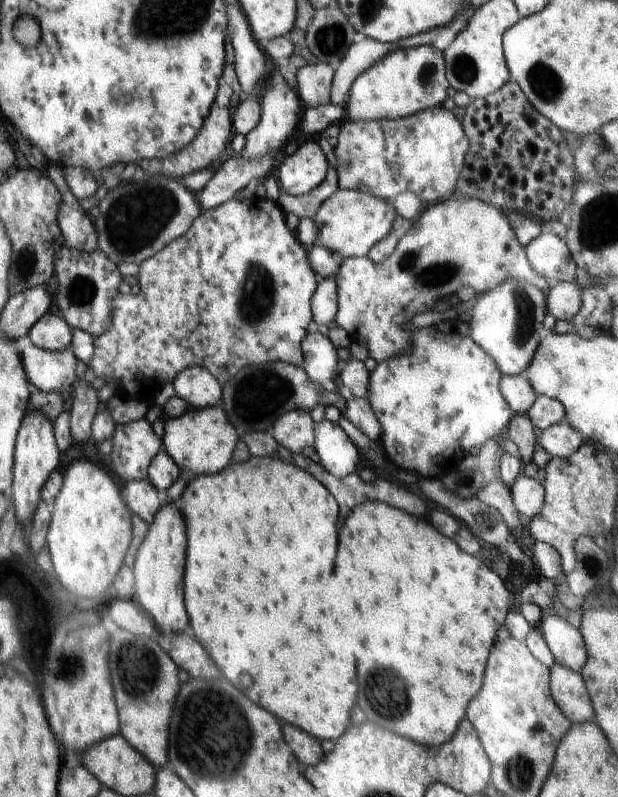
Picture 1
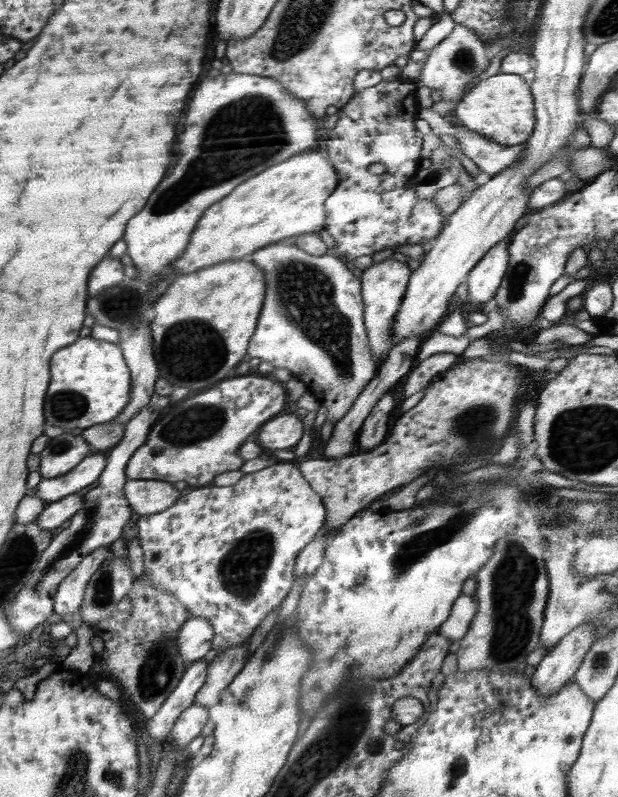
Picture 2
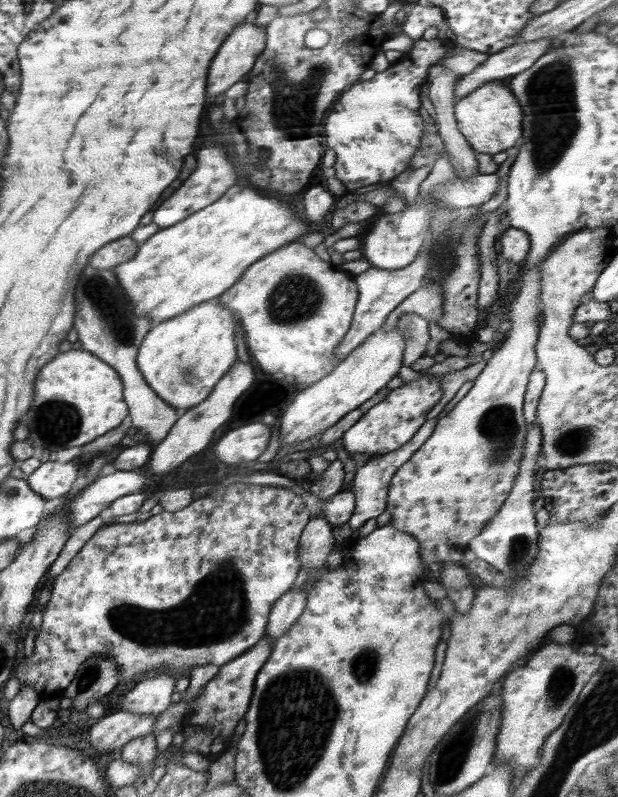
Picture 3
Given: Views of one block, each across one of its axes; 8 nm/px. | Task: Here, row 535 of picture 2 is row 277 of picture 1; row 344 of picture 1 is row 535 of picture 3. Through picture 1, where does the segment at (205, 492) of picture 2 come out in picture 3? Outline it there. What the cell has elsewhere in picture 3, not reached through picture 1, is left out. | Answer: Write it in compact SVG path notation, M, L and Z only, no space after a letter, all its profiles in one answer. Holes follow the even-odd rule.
M222 482L220 486L207 492L204 497L176 512L163 511L138 524L112 524L100 527L70 564L59 574L54 582L52 595L43 610L42 627L35 636L32 656L22 658L15 677L21 684L31 686L39 694L39 700L46 700L55 694L64 692L76 676L77 670L84 660L98 654L106 658L114 658L119 675L118 684L132 680L136 674L161 673L162 670L182 670L196 668L207 664L225 665L237 656L250 650L262 637L266 636L266 626L273 604L294 584L301 563L298 561L298 545L300 535L310 520L310 511L300 496L287 488L276 486L256 486L240 482Z

